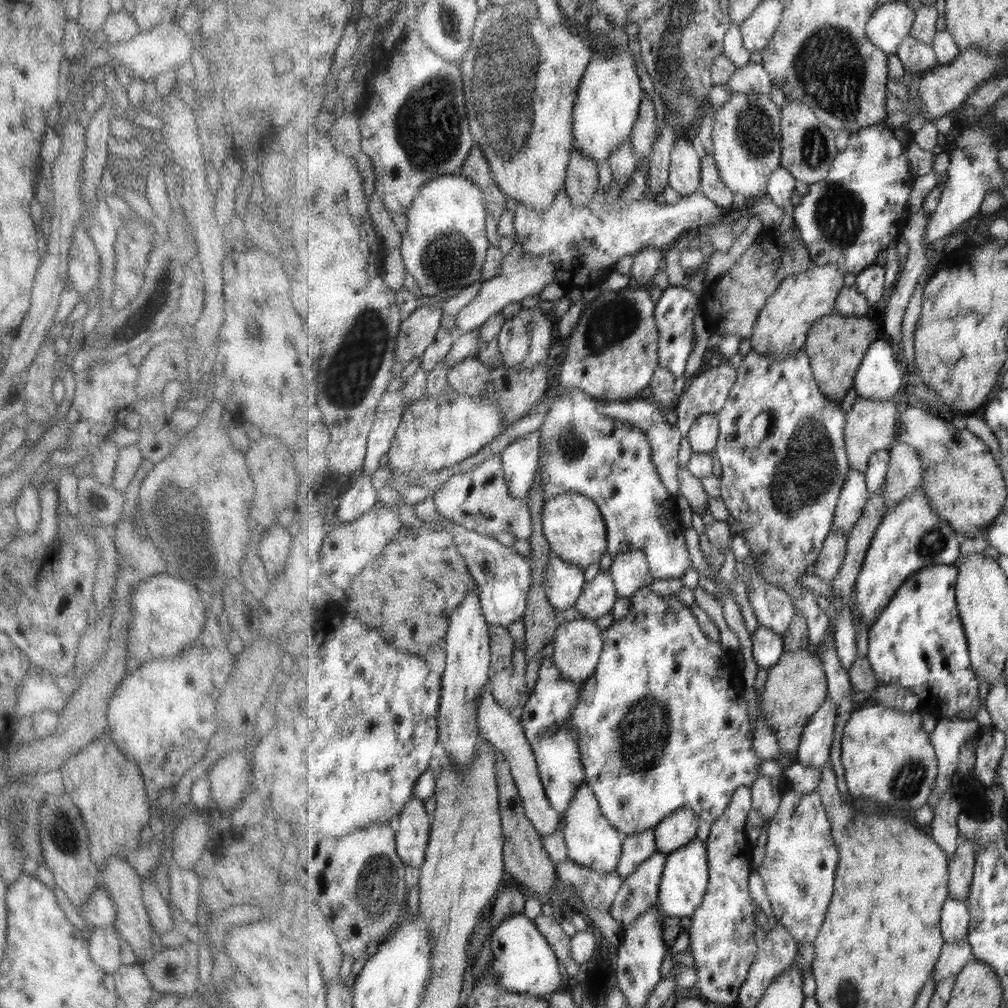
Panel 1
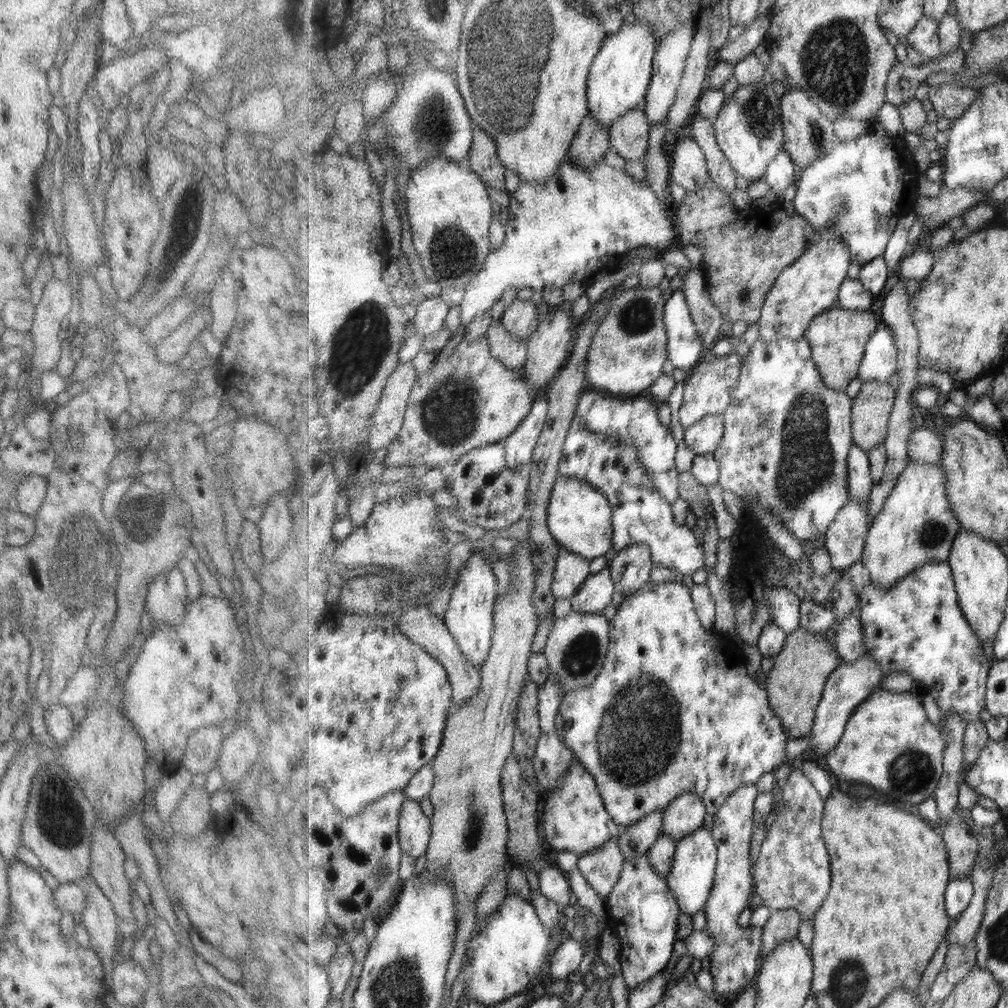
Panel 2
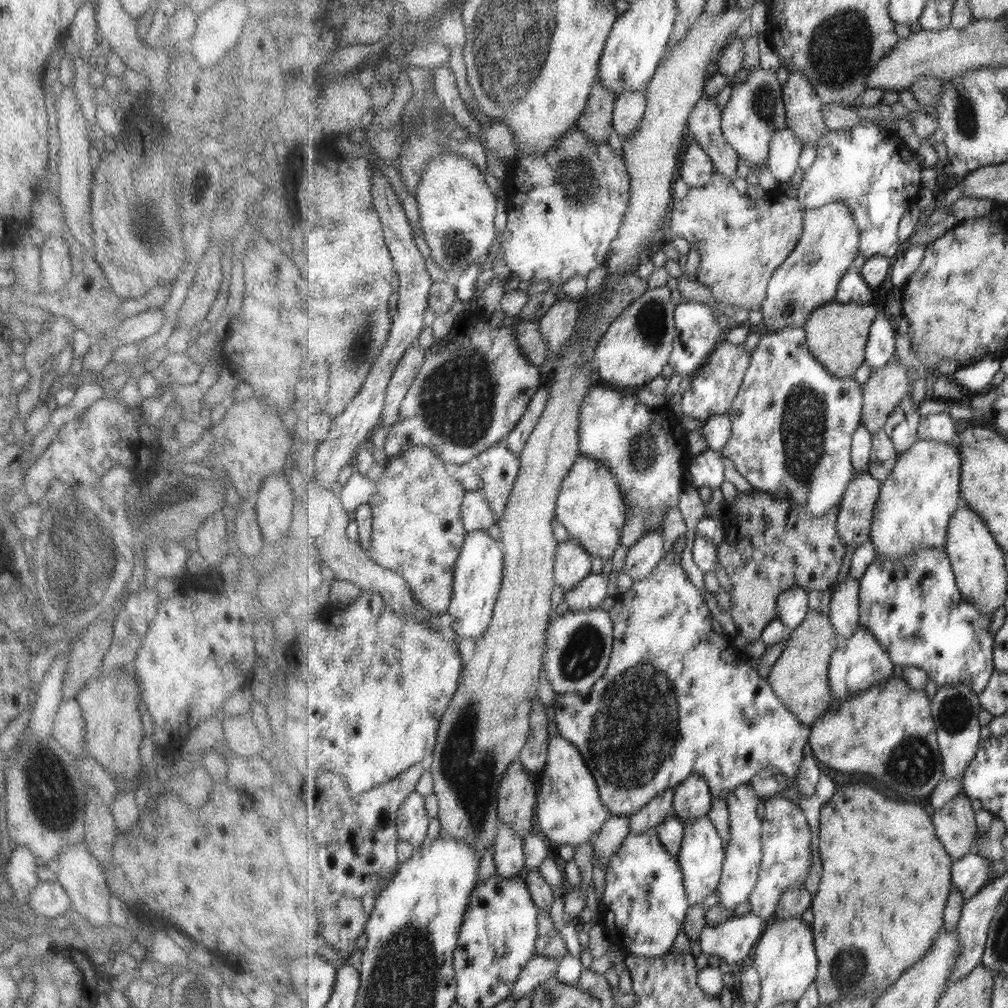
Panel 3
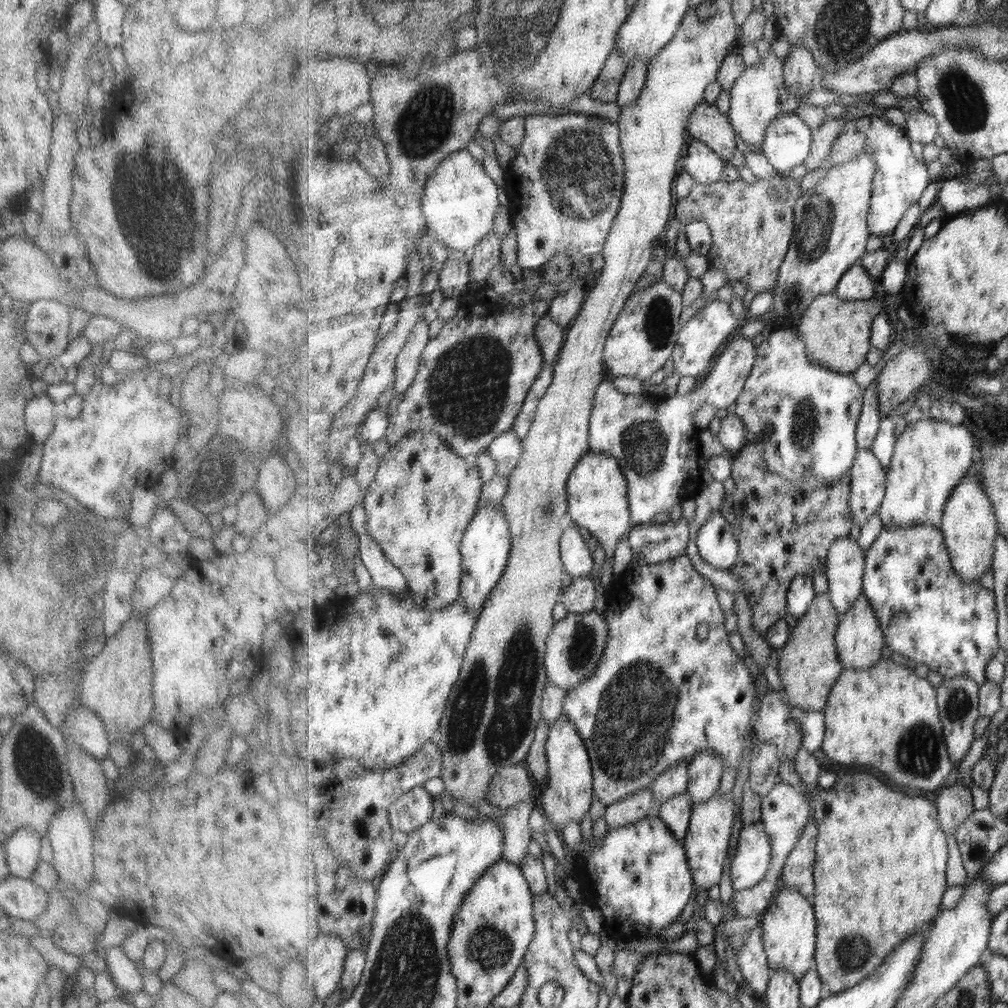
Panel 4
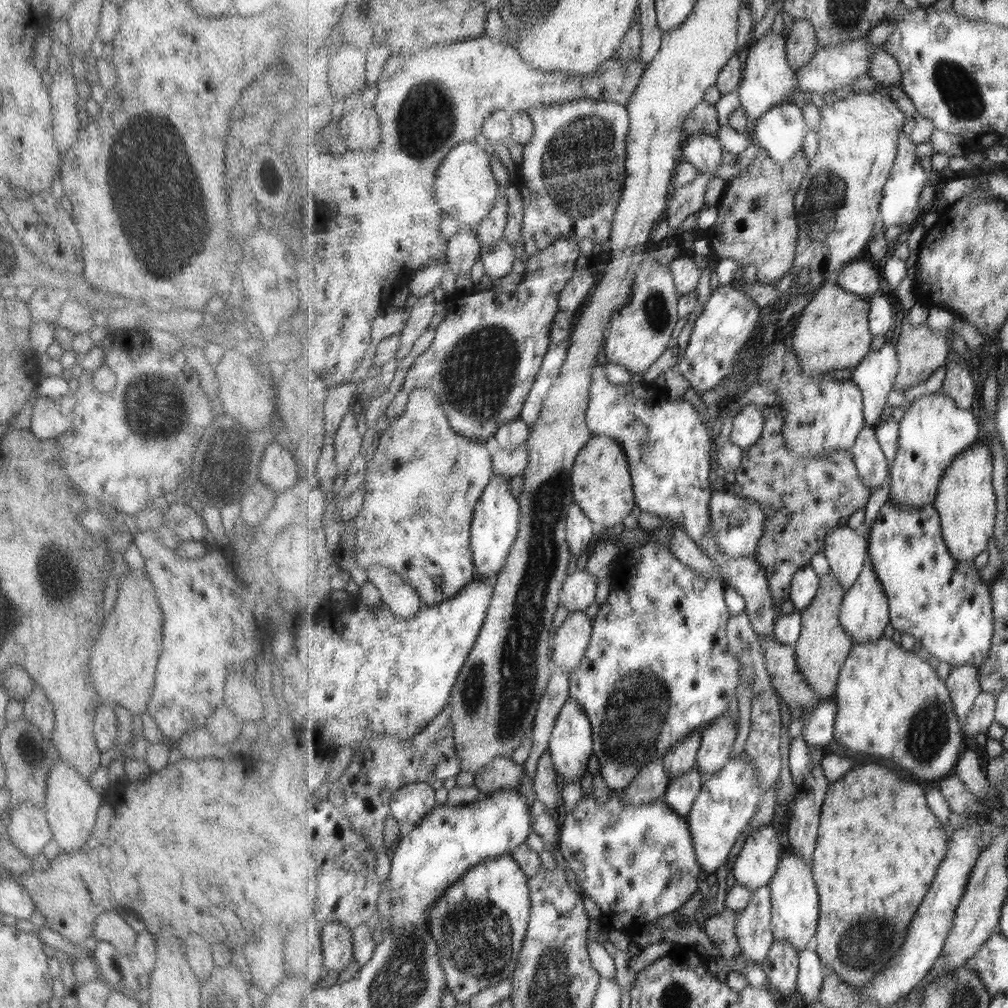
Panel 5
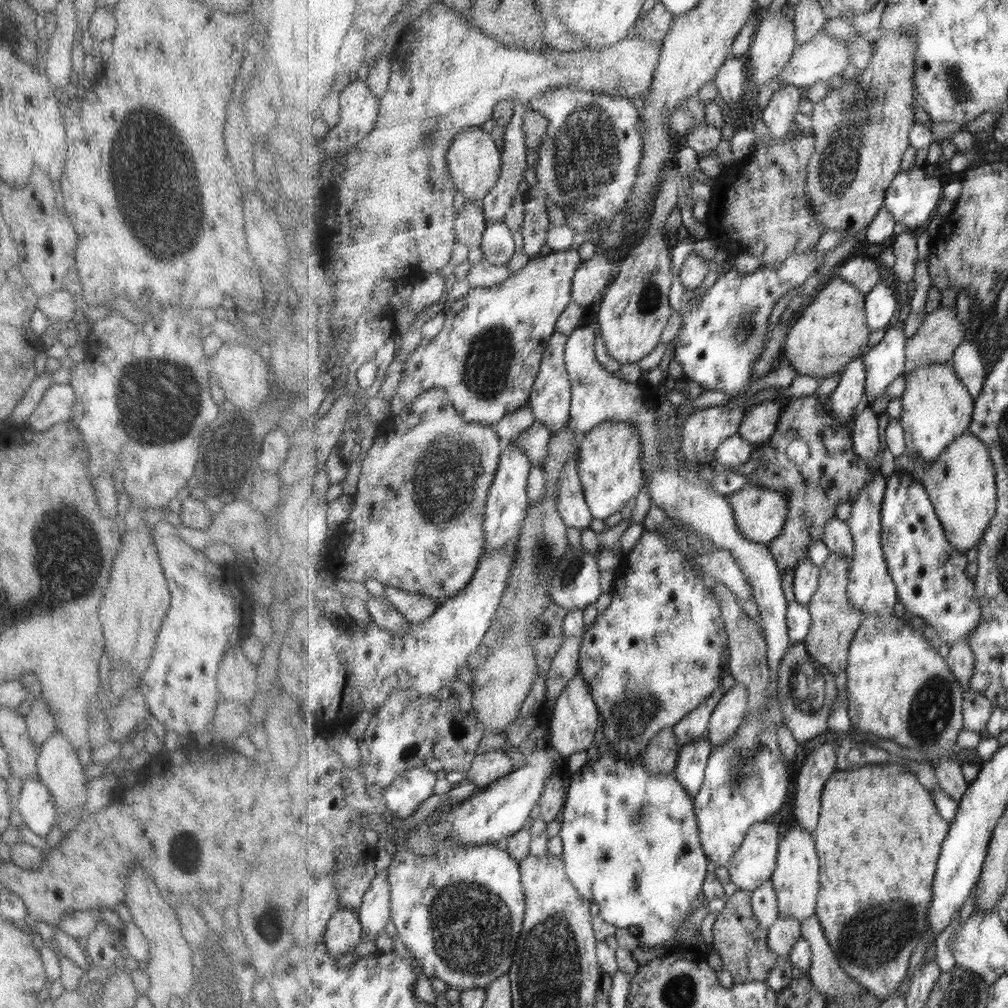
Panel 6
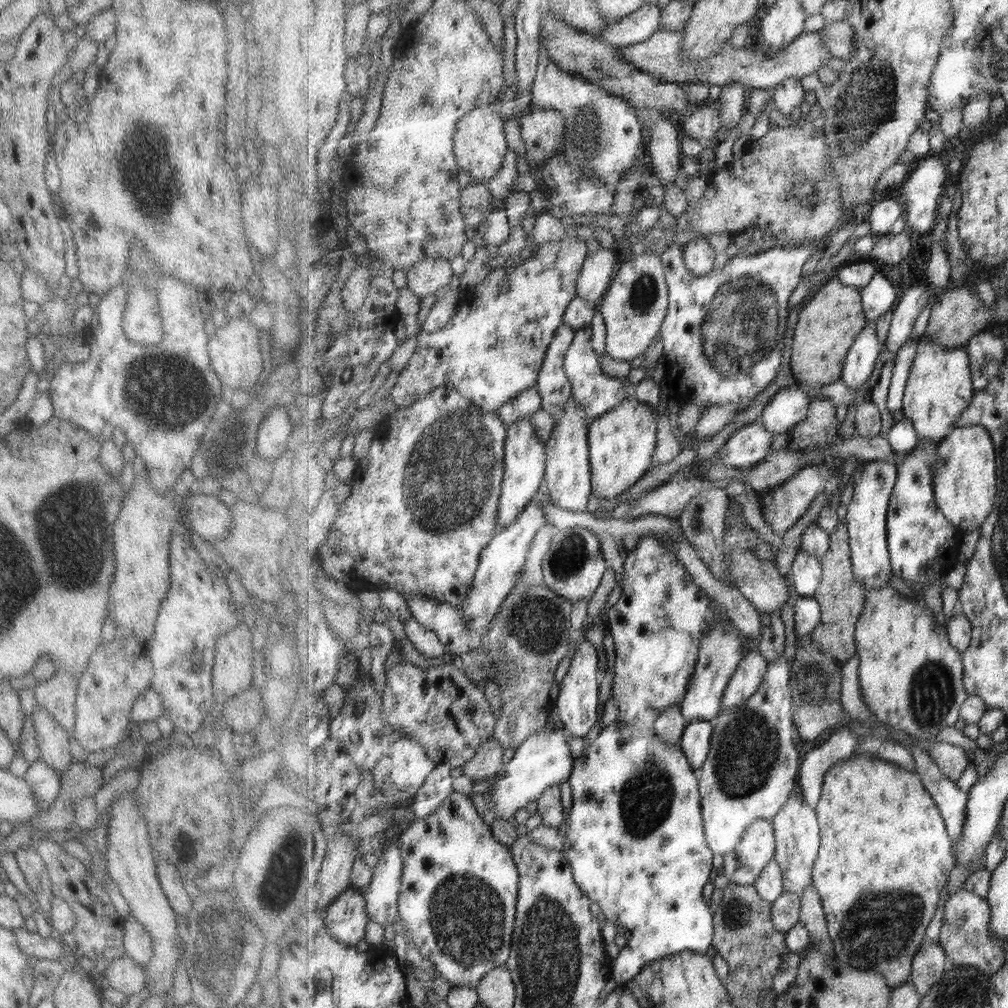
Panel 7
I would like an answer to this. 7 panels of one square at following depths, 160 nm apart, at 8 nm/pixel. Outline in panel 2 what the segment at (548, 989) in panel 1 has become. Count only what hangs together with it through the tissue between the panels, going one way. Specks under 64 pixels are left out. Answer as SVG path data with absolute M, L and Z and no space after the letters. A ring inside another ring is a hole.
M509 894L495 914L484 924L477 923L471 933L460 970L466 976L468 1000L474 998L485 1007L491 1007L534 987L536 976L548 970L548 953L553 951L549 935L531 901L520 894Z

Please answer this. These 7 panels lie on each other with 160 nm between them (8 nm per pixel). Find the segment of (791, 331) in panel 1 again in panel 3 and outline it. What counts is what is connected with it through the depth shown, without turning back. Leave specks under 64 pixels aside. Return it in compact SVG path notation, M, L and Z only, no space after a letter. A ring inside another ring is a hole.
M833 201L819 209L805 212L804 233L799 245L784 265L773 273L768 284L763 312L769 330L783 330L787 326L802 328L814 310L836 300L841 279L860 255L860 234L860 228L853 219L853 211L843 201Z

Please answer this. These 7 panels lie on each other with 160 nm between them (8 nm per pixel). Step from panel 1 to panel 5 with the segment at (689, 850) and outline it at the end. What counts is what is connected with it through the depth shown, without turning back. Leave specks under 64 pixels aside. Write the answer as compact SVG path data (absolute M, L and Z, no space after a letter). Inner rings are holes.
M744 752L737 760L732 759L718 774L705 777L701 794L695 800L687 818L702 870L715 873L729 860L727 856L731 856L733 846L737 844L735 840L739 840L739 836L745 832L766 791L762 786L756 763ZM742 755L748 761L742 760Z

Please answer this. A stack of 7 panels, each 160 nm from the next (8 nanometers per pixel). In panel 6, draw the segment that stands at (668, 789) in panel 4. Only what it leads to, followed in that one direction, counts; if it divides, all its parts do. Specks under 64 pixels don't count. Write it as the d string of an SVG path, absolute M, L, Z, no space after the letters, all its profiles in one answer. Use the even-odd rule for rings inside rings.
M719 686L719 691L712 698L707 699L703 705L699 706L699 709L688 714L679 725L673 727L675 737L679 741L679 748L699 741L708 735L710 718L717 706L720 705L724 694L723 688Z

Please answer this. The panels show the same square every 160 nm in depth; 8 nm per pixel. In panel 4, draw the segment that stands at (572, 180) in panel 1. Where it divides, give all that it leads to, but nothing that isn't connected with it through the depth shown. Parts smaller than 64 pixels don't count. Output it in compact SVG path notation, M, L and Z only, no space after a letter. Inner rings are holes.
M616 48L609 55L608 61L589 95L598 102L617 102L620 84L625 78L627 69L628 64L624 54Z

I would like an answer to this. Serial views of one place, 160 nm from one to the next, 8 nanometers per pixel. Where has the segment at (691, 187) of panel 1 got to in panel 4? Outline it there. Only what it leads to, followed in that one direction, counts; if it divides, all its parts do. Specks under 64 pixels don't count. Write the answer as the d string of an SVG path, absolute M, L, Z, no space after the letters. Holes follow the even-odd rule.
M697 139L690 141L688 153L682 162L683 170L692 174L695 181L701 184L721 181L726 169L725 164L724 159L716 151Z

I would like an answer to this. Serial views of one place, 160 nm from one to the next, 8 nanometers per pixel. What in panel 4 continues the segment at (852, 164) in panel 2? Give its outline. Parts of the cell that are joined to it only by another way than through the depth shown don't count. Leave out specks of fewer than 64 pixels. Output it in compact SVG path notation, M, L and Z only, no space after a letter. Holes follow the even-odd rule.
M874 115L853 120L844 127L842 133L835 140L826 163L821 168L813 169L805 174L801 180L801 189L803 189L803 194L815 189L823 181L823 177L828 174L830 166L834 166L838 162L846 162L862 152L868 152L874 158L877 167L868 218L869 230L871 230L871 235L882 239L883 250L887 250L891 244L892 232L895 232L901 218L907 216L909 208L919 202L925 188L933 182L928 163L915 154L912 139L909 138L905 128L899 127L891 121L881 120Z

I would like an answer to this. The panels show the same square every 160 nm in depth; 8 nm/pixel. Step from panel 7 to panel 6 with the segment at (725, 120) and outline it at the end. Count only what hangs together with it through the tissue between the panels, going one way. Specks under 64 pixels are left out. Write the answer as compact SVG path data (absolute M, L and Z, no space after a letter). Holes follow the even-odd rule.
M732 56L719 70L715 83L723 97L733 109L743 96L743 88L747 82L746 59Z

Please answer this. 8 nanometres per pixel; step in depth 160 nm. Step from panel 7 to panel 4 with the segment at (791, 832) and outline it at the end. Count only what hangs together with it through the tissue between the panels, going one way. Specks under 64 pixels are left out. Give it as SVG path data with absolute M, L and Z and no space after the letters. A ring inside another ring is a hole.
M782 884L772 905L762 916L761 921L762 929L764 930L763 941L765 941L765 951L767 951L772 973L775 970L790 970L792 975L800 981L810 970L816 969L816 928L818 922L816 919L816 909L813 906L813 899L807 898L796 888Z

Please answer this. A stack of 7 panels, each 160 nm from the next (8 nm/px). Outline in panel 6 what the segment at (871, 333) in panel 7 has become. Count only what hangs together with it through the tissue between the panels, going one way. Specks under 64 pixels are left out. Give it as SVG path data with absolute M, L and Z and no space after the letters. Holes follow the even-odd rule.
M864 357L856 358L851 364L846 366L846 369L841 373L840 381L838 382L837 387L829 395L830 397L830 411L827 410L827 413L831 412L831 415L840 421L840 426L842 429L847 428L846 424L854 420L854 425L856 422L856 417L861 412L864 407L863 395L866 394L866 378L868 376L867 366L864 363Z

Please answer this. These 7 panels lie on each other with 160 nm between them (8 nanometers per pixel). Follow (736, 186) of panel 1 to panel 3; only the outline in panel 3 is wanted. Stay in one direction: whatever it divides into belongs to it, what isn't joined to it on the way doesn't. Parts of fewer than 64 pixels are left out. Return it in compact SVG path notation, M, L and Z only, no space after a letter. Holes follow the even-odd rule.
M764 68L744 73L734 88L722 117L722 129L729 144L751 168L759 168L769 158L773 135L787 126L787 110L781 85L775 72Z

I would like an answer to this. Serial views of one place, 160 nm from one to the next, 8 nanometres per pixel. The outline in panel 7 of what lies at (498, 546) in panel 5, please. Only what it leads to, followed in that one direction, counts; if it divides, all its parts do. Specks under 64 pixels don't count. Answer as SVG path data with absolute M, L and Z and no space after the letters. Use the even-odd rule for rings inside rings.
M531 417L522 418L519 422L508 425L508 437L504 448L505 472L504 484L499 502L499 526L497 532L511 526L529 503L544 487L546 461L548 457L546 443L536 433Z

